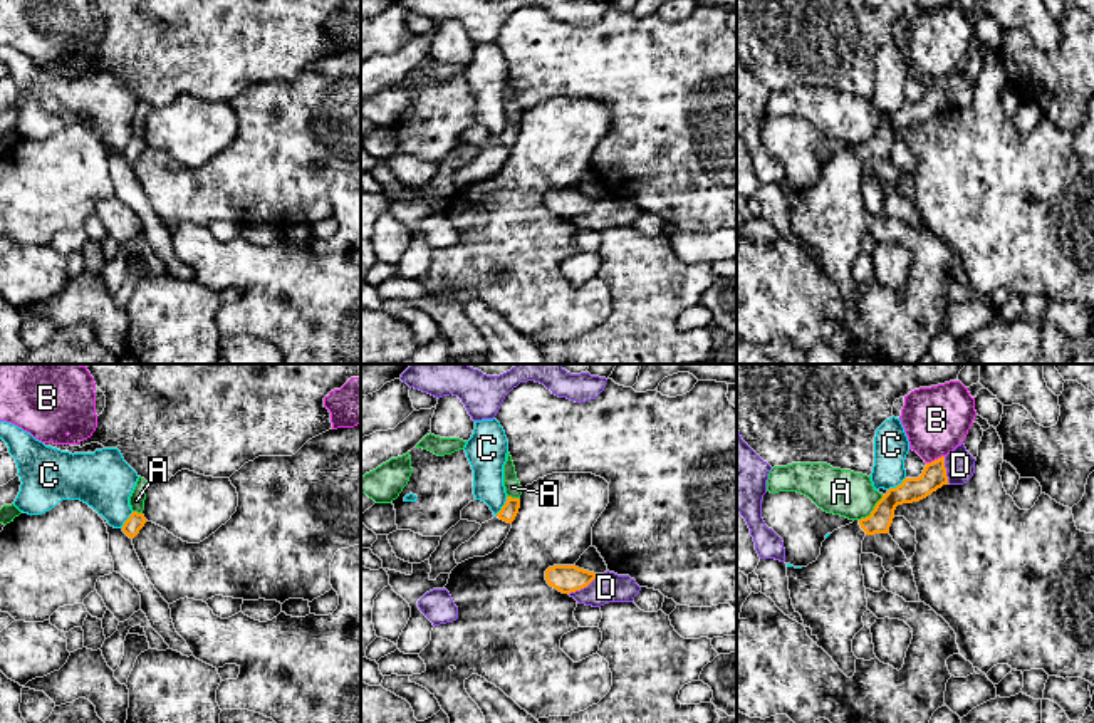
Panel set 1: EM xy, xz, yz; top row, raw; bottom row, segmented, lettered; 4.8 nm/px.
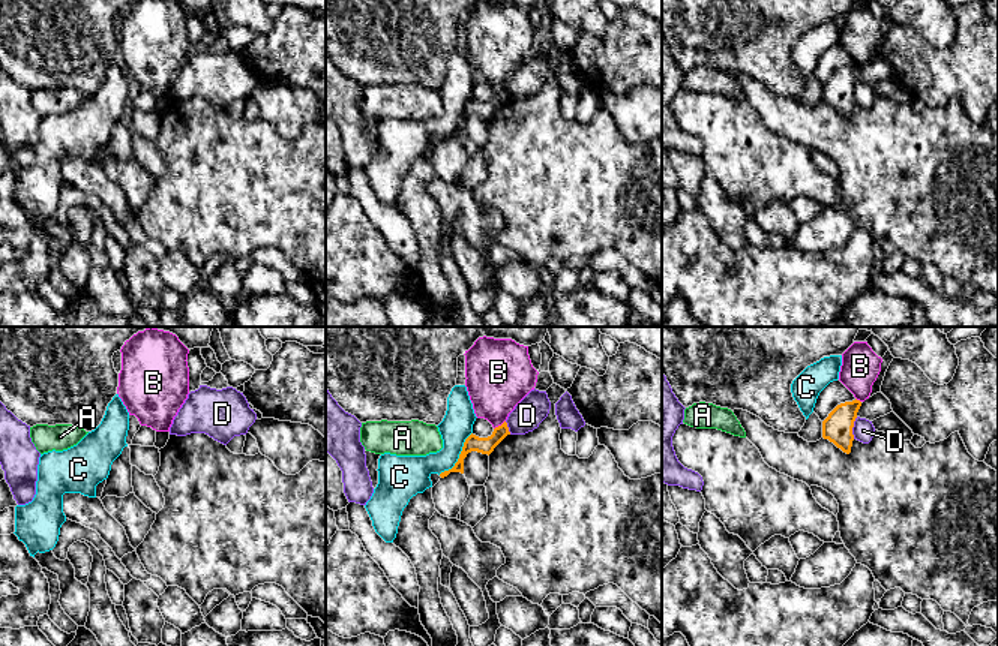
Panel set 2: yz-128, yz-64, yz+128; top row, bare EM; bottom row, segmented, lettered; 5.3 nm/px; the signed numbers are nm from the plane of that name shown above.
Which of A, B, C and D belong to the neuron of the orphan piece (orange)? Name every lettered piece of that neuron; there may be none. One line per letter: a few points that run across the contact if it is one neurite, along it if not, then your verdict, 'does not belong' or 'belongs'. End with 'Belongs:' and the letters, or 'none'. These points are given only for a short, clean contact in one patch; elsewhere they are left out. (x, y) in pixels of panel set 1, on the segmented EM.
A: yz (883, 495), (875, 509), (859, 520) | does not belong
B: yz (943, 455), (927, 463) | does not belong
C: xz (507, 497), (495, 515) | does not belong
D: does not belong
Belongs: none

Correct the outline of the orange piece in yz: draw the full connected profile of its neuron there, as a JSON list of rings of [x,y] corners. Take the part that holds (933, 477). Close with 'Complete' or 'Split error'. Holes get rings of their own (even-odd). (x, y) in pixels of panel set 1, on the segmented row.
[[[945,456],[926,463],[918,478],[904,478],[889,488],[869,517],[834,530],[822,542],[815,562],[802,569],[787,567],[795,612],[847,678],[856,673],[852,639],[864,627],[867,611],[862,540],[866,535],[888,533],[898,505],[919,502],[943,485],[948,485]]]. Split error

